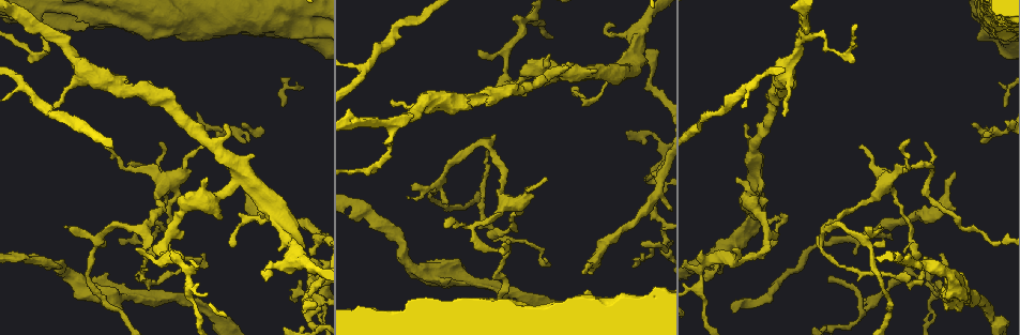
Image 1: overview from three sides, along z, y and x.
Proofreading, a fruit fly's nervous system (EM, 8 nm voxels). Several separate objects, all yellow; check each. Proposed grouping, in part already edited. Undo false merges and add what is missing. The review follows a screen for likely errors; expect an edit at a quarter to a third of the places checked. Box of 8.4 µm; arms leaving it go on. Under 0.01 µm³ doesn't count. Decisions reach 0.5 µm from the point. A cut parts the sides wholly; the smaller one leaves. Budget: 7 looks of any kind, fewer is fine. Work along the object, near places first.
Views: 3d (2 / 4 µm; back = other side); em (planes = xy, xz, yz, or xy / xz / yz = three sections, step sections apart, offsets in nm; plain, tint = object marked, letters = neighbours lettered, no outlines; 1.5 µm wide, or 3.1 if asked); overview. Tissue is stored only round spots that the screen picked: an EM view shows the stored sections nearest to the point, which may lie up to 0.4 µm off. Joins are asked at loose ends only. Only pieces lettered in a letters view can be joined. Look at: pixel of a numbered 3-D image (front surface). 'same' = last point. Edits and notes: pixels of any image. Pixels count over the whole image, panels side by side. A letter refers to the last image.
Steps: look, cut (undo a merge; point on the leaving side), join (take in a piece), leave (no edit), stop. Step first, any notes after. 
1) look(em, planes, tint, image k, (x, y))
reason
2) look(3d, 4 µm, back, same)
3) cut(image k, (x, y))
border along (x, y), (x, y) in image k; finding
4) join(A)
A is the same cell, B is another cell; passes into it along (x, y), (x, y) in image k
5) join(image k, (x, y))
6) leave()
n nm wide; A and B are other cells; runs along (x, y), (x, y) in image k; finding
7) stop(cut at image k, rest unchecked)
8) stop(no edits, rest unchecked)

look(em, xy, step 8, letters, image 1, (909, 140))
branch stops here

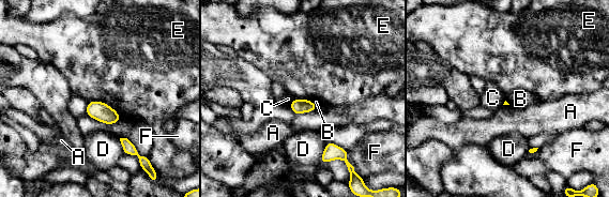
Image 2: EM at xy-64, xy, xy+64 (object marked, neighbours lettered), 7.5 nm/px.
look(em, planes, letters, same)

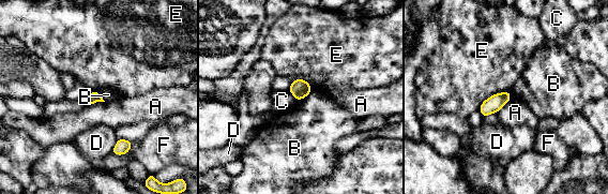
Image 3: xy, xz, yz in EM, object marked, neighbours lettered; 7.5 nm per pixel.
leave()
A, B, C, D, E and F are other cells; border along (314, 90), (298, 101) in image 3; none of them fits

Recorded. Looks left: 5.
look(em, planes, tint, image 1, (132, 90))
a narrow waist

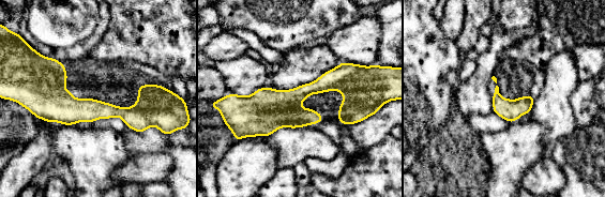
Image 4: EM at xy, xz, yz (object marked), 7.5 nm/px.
look(em, planes, letters, same)

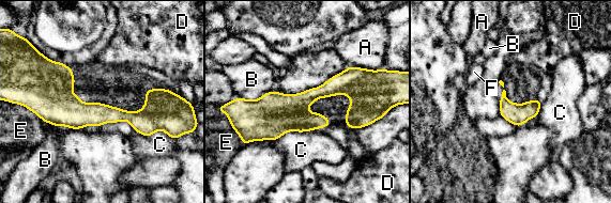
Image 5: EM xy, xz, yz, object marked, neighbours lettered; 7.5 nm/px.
leave()
A, B, C, D, E and F are other cells; runs along (371, 104), (327, 89), (243, 114) in image 5; one neuron here

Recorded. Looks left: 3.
look(3d, 4 µm, image 1, (380, 164))
abrupt turn

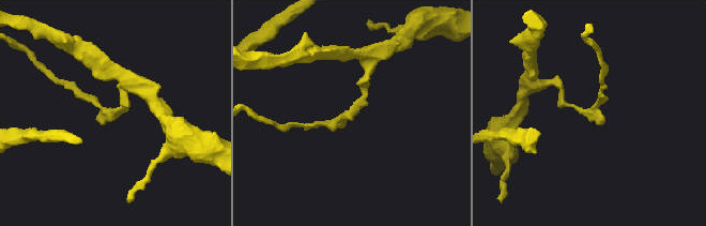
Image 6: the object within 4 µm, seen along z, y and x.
look(em, planes, letters, image 6, (113, 114))
shape alone is not enough

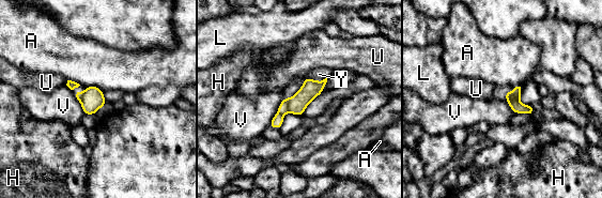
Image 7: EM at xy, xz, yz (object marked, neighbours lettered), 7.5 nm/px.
cut(image 7, (516, 92))
A, H, L, U, V and Y are other cells; a second neuron is stuck on

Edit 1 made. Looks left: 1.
stop(cut at image 7, rest unchecked)

